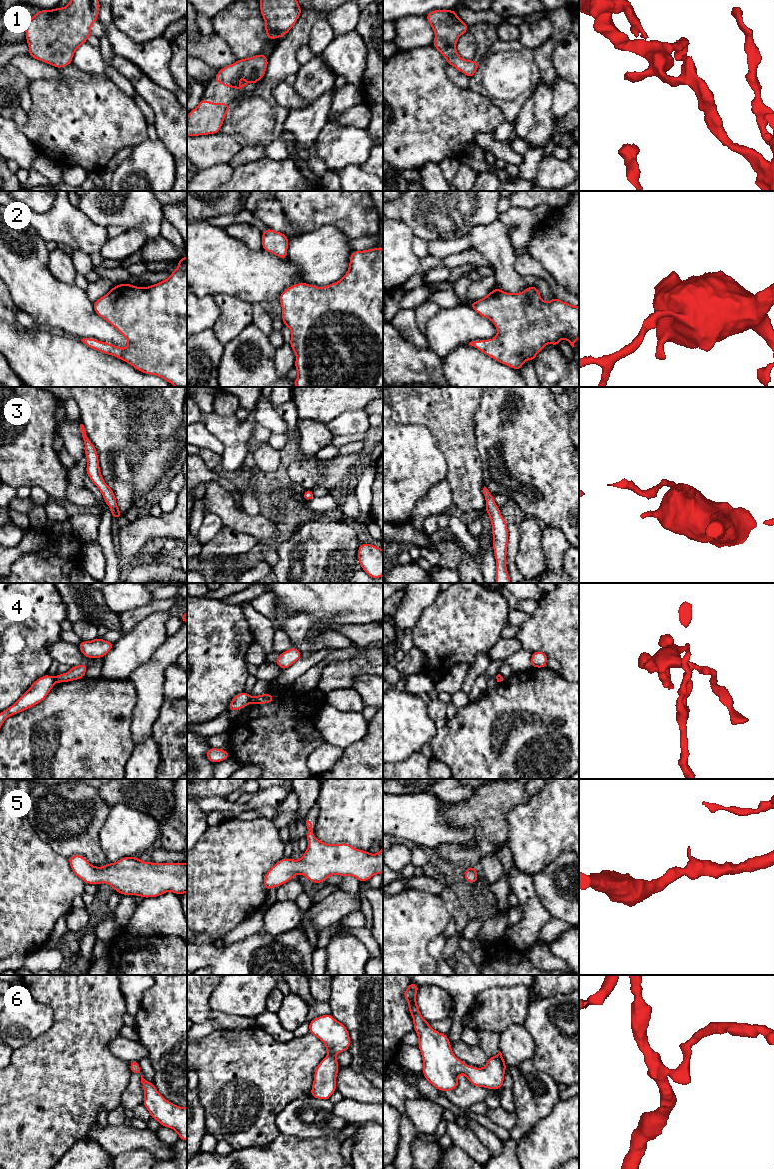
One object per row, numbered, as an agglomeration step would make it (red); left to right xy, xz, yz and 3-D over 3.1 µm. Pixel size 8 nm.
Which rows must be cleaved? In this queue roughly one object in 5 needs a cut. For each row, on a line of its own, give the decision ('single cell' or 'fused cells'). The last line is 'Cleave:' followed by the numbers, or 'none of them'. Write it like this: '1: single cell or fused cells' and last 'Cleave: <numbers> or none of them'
1: single cell
2: single cell
3: single cell
4: fused cells
5: single cell
6: single cell
Cleave: 4

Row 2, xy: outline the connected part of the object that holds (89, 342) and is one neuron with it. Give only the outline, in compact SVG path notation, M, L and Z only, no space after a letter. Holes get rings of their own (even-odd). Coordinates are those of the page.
M187 256L178 260L177 269L167 279L144 288L127 283L115 285L106 295L95 301L93 307L97 315L126 338L128 347L121 348L93 338L81 339L87 347L115 356L136 370L159 376L175 387L187 387Z

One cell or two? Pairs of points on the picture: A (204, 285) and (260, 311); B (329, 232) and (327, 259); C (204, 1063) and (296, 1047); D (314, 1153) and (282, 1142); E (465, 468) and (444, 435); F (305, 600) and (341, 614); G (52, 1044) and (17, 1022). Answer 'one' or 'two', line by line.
A: two
B: one
C: one
D: one
E: one
F: one
G: two

